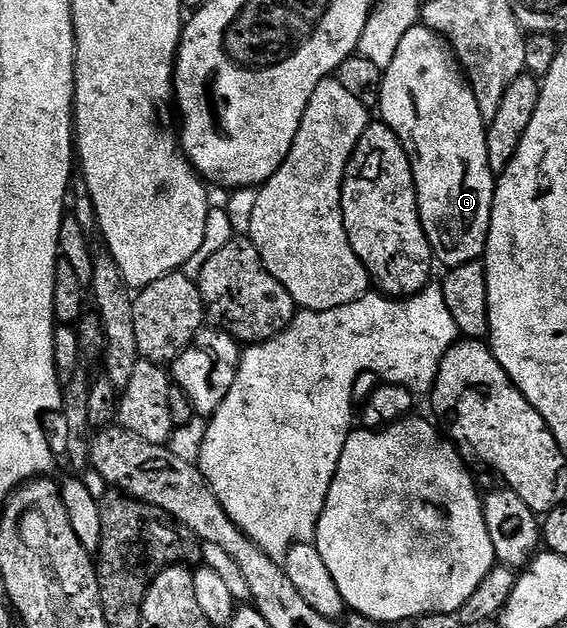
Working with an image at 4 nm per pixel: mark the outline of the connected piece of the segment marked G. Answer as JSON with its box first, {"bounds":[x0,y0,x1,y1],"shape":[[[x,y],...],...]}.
{"bounds":[377,24,497,268],"shape":[[[422,24],[405,32],[397,48],[397,56],[393,56],[393,64],[383,71],[377,110],[383,113],[380,114],[381,120],[394,132],[397,140],[401,140],[409,156],[421,224],[432,255],[438,261],[440,258],[447,268],[480,261],[487,251],[497,175],[489,168],[487,126],[481,116],[481,108],[477,108],[477,96],[473,96],[467,75],[440,34]]]}

